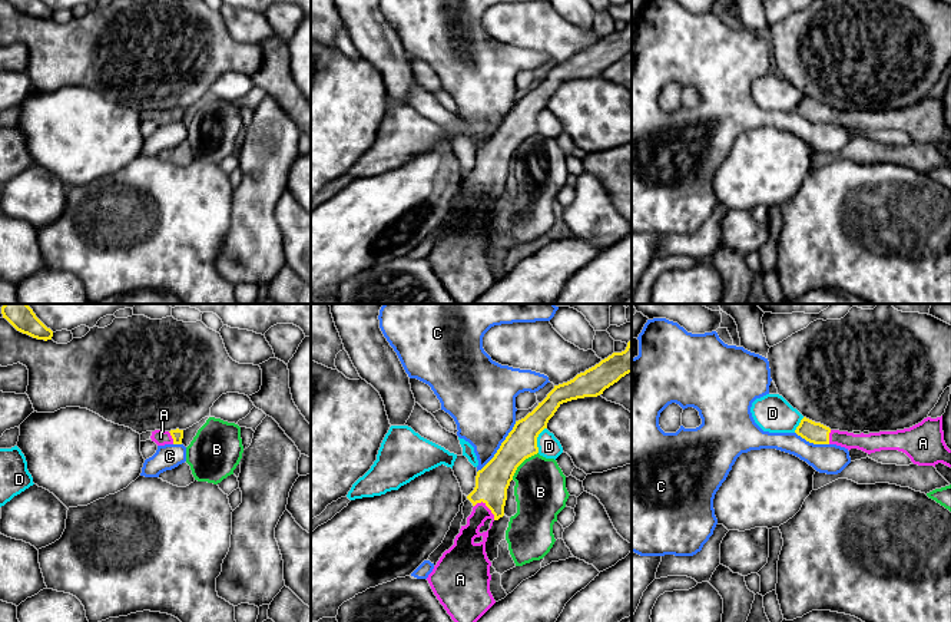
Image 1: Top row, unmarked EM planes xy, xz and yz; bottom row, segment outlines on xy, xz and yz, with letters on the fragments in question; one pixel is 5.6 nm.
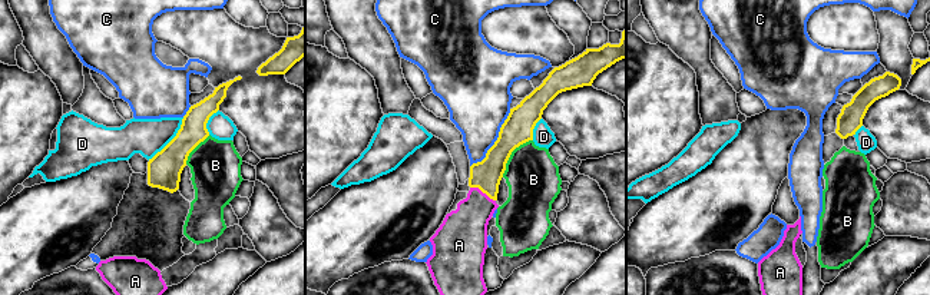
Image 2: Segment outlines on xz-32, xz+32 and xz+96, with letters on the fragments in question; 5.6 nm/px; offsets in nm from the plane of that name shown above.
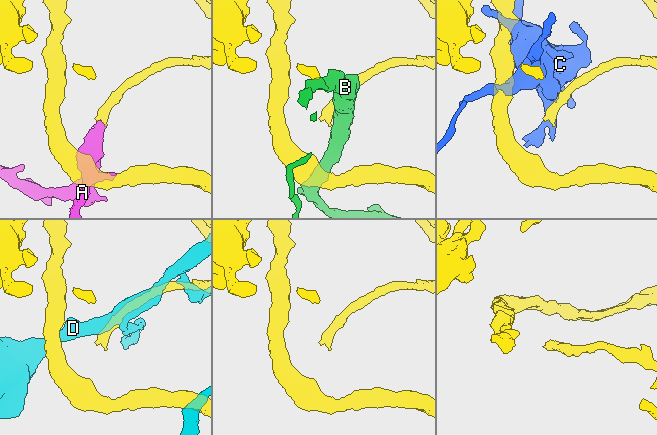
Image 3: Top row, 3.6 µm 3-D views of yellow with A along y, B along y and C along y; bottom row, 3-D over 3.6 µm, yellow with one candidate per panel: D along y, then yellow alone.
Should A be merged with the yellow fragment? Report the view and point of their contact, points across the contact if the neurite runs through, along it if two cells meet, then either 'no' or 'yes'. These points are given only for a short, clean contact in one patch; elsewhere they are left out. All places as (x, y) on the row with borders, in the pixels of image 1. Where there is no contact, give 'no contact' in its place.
xz (487, 506) | yes

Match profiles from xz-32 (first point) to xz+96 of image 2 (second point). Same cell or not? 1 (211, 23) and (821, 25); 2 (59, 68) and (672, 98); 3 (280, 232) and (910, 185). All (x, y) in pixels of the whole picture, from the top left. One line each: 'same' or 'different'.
1: same
2: different
3: same

